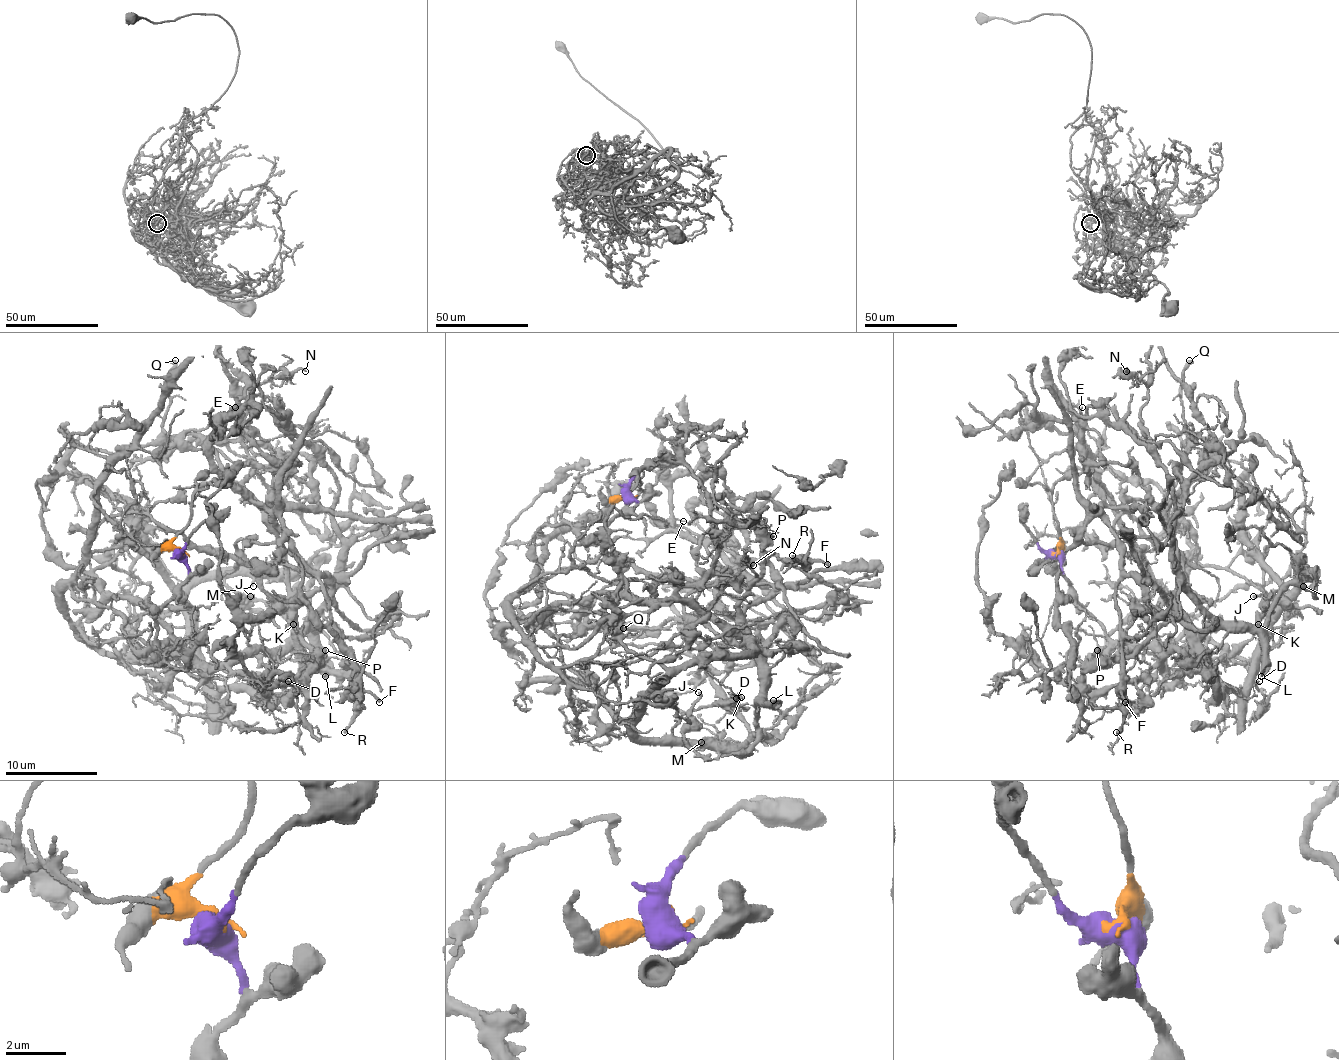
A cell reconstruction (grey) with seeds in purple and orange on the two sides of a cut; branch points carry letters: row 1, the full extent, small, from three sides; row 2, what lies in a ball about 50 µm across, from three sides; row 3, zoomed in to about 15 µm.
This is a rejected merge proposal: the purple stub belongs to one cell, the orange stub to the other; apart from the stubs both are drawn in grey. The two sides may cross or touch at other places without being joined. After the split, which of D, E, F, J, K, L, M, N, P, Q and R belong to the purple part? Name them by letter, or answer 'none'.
D, J, K, L, M, P, Q

